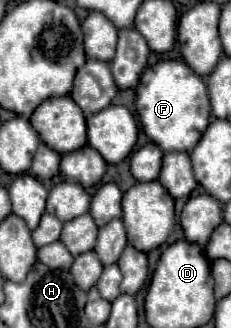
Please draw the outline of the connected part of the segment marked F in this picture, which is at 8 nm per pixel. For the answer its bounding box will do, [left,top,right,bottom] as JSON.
[136,60,210,152]

